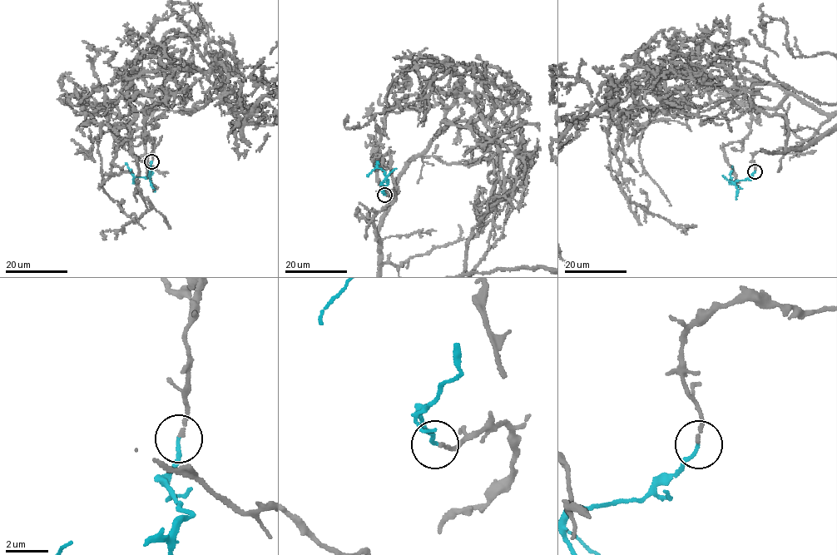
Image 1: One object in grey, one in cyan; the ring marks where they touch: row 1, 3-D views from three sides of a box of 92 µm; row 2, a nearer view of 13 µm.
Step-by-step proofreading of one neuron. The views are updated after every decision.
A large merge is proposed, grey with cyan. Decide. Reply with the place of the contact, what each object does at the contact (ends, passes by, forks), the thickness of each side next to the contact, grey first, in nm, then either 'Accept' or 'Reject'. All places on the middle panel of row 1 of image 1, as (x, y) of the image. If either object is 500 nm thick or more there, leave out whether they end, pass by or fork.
Place: (384, 195). At the ring grey ends. At the ring cyan ends. Thickness 150 nm (grey) against 150 nm. Accept

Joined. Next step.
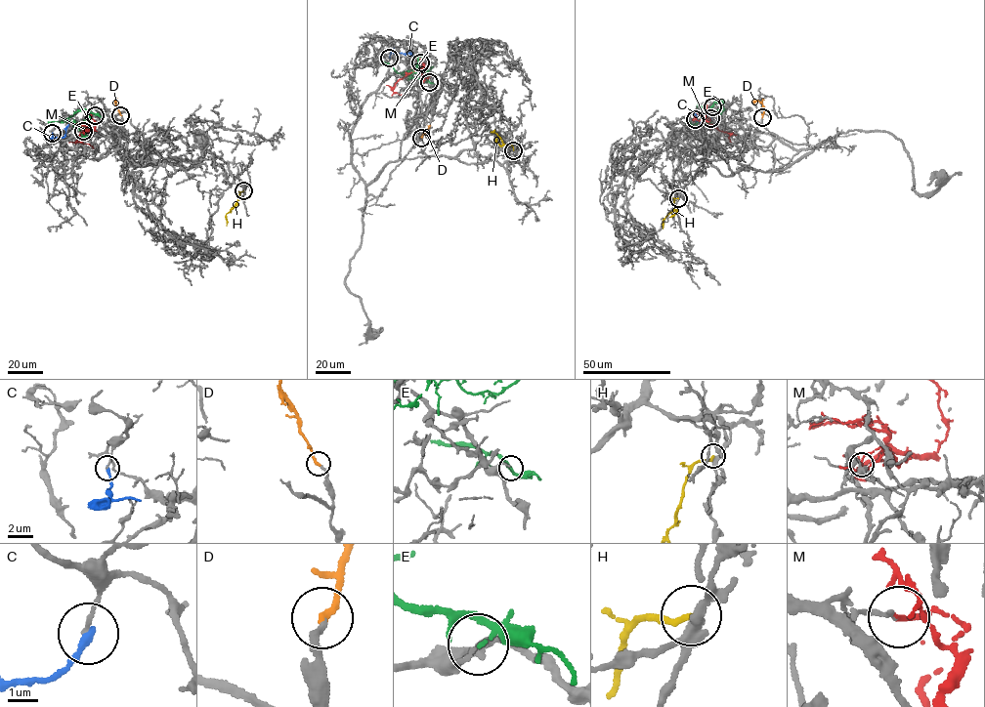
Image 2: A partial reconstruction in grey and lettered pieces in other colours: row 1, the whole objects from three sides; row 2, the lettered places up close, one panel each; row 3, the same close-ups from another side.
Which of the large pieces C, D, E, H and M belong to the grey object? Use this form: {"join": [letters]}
{"join": ["D"]}

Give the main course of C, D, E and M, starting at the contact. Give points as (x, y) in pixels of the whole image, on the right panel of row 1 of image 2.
C: (710, 118), (697, 122), (698, 110)
D: (762, 117), (762, 103), (754, 103)
E: (712, 106), (716, 101), (720, 101), (724, 108), (722, 111), (708, 111), (694, 124), (685, 123)
M: (695, 119), (705, 118), (720, 130), (732, 134), (728, 137), (730, 142)

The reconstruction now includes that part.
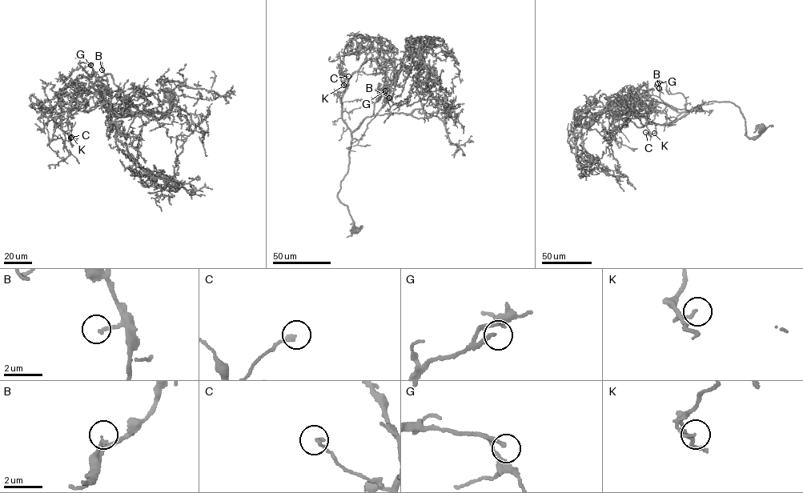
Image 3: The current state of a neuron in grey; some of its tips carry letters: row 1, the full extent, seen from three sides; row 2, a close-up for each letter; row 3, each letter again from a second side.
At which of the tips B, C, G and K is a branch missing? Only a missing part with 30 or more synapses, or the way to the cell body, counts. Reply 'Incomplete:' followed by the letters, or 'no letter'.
Incomplete: G

